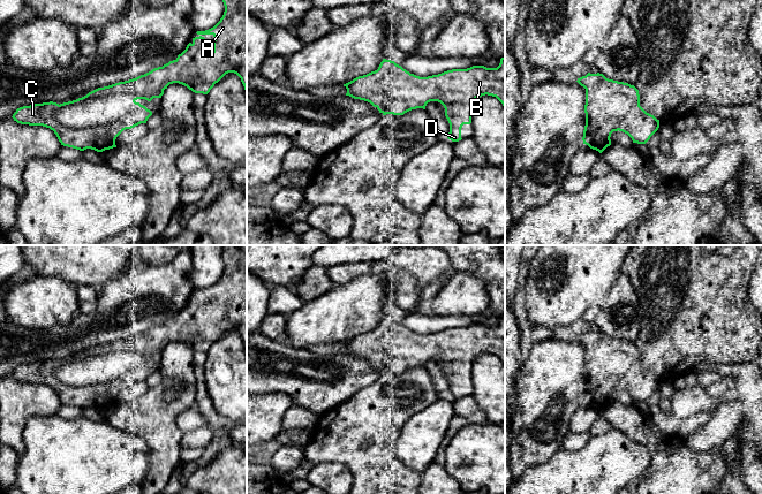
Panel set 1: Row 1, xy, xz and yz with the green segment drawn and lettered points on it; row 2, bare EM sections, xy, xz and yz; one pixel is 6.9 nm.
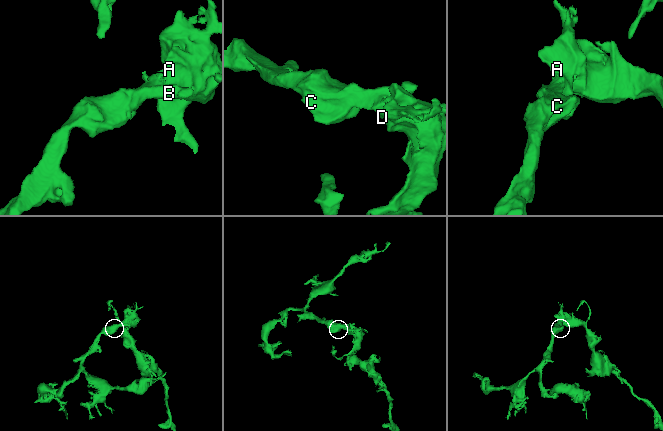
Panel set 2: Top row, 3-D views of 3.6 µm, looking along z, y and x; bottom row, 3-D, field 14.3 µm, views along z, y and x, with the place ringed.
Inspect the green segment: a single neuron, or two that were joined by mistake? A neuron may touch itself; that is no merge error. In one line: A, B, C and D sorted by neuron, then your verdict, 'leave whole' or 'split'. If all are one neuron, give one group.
A B C D | leave whole

